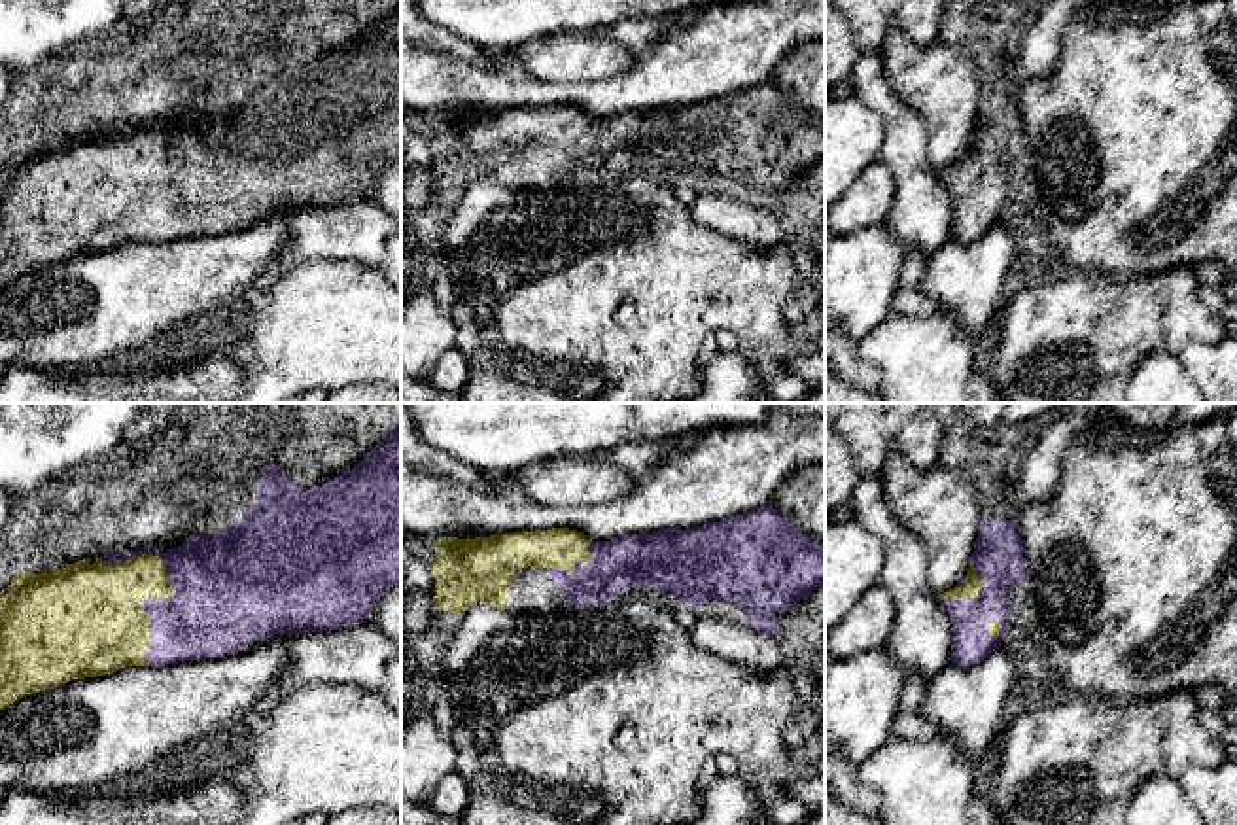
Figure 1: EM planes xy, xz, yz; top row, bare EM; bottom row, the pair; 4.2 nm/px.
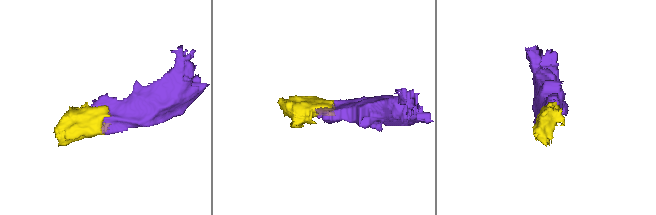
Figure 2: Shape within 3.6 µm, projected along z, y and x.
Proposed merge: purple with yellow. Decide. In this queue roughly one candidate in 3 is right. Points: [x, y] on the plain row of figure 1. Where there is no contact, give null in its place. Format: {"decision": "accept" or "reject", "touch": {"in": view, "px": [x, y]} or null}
{"decision": "accept", "touch": {"in": "xy", "px": [174, 167]}}

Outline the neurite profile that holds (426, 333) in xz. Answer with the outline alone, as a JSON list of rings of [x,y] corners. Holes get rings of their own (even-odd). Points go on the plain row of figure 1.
[[[410,286],[401,301],[401,375],[429,378],[437,361],[456,346],[456,325],[435,297],[422,286]]]

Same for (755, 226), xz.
[[[700,187],[698,197],[690,204],[690,214],[700,225],[745,244],[762,248],[781,242],[781,225],[774,212],[704,187]]]

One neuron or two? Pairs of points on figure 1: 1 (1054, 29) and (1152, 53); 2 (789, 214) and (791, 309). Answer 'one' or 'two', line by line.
1: two
2: one

